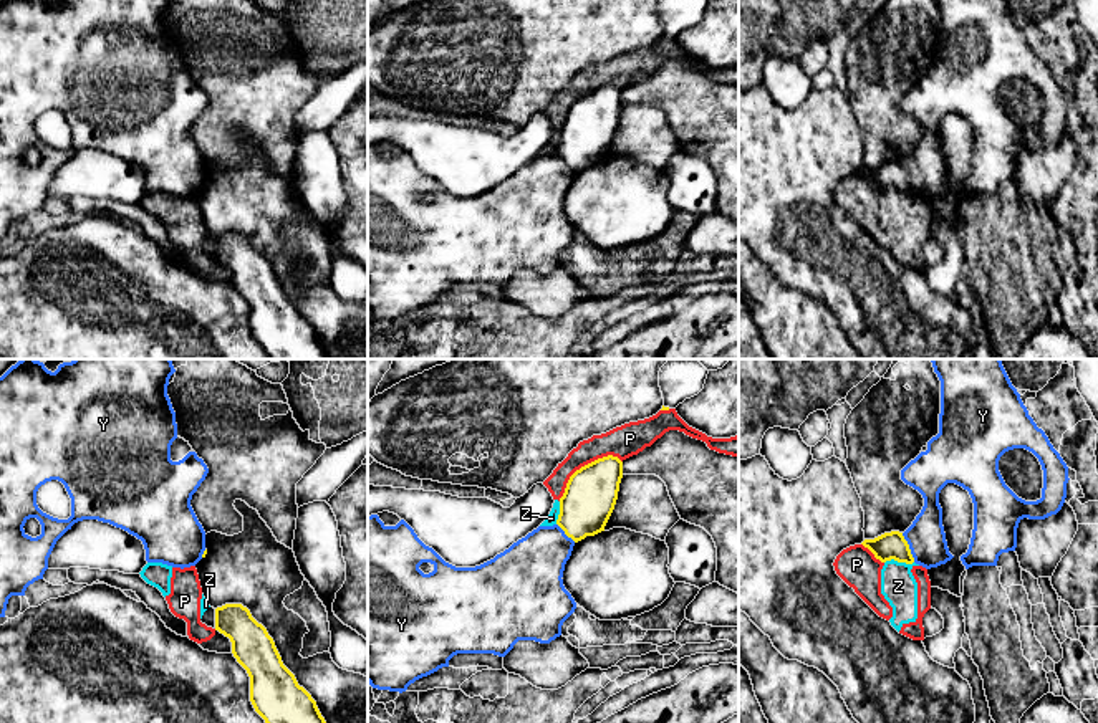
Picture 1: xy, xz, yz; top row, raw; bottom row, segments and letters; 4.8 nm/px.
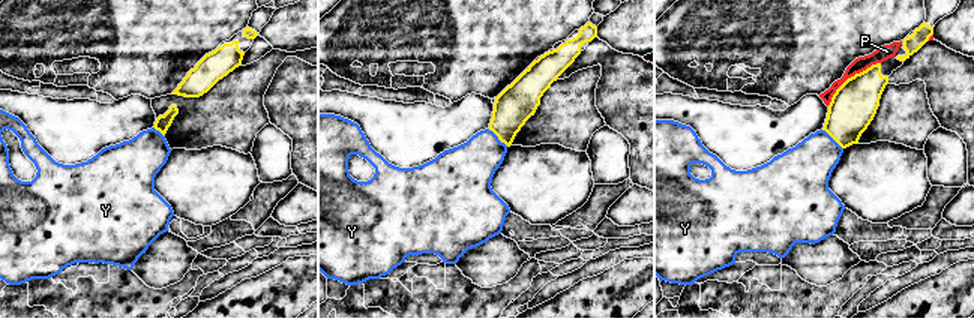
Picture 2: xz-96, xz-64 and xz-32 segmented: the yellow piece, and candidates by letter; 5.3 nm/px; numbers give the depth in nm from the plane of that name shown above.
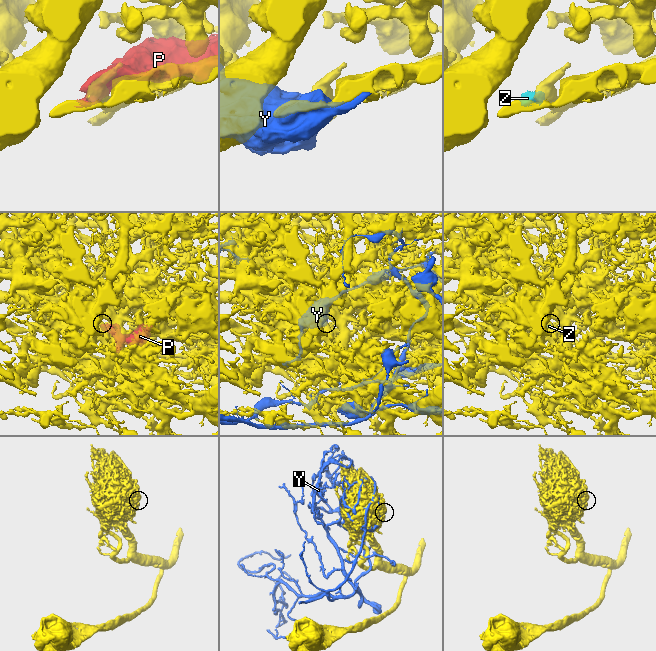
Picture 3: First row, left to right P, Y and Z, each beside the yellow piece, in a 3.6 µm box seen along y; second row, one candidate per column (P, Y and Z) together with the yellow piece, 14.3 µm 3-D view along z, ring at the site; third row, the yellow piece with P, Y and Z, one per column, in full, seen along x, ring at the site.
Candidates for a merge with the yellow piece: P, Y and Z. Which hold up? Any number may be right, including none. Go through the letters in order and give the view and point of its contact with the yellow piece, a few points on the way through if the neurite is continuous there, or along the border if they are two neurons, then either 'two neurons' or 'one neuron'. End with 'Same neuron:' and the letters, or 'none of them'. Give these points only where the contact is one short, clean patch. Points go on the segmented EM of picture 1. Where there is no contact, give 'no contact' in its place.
P: xz (585, 465) | two neurons
Y: yz (908, 548) | two neurons
Z: yz (898, 561) | along yz (913, 561), (888, 560), (885, 563) | two neurons
Same neuron: none of them

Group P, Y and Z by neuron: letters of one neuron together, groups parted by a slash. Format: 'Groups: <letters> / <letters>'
Groups: P Z / Y

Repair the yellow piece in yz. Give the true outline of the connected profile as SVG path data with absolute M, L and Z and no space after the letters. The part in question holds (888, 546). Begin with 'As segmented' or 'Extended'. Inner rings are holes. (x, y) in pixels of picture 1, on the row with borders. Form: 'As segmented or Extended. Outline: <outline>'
As segmented. Outline: M899 531L884 533L874 539L864 539L861 544L868 548L881 563L891 559L906 564L914 563L909 544Z

